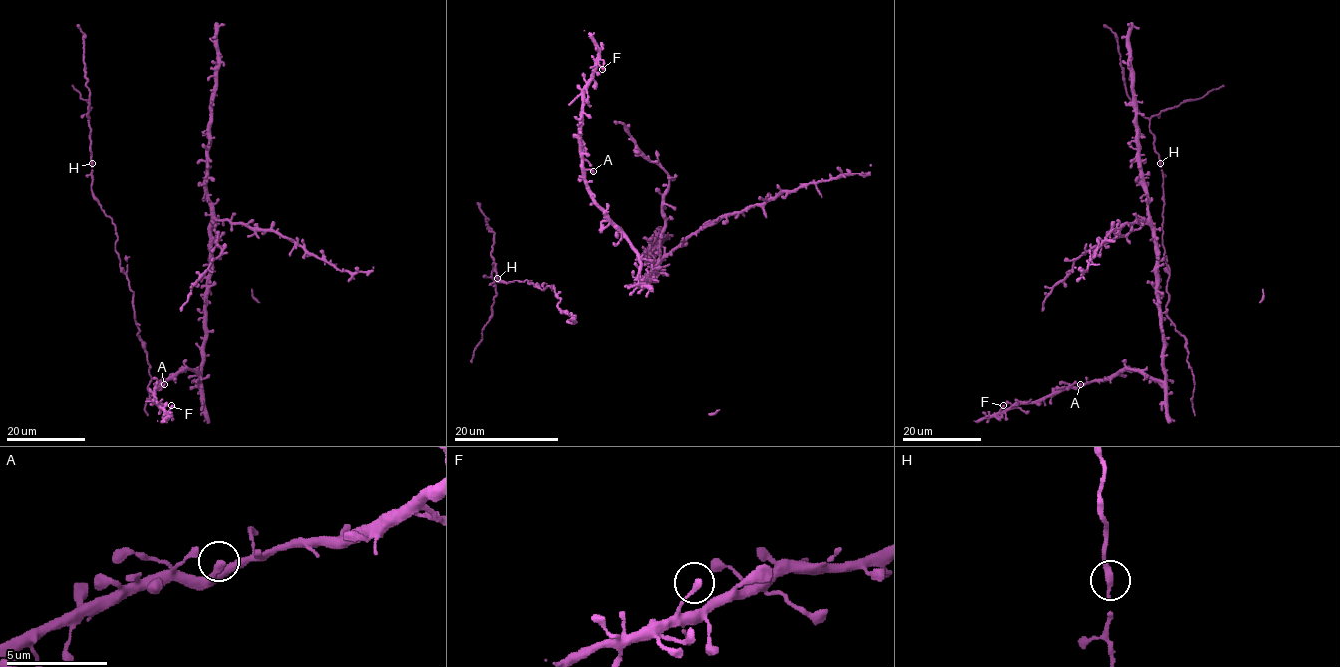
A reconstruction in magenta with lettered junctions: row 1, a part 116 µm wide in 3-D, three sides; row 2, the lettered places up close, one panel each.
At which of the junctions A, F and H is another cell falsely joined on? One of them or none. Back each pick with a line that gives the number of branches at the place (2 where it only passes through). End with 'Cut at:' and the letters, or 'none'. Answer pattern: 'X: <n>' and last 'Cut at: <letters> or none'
Cut at: none

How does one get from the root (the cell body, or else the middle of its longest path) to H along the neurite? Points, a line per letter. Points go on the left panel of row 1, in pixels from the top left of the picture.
H: (151, 367), (144, 342), (137, 335), (133, 292), (119, 266), (114, 223), (91, 188), (92, 163)

